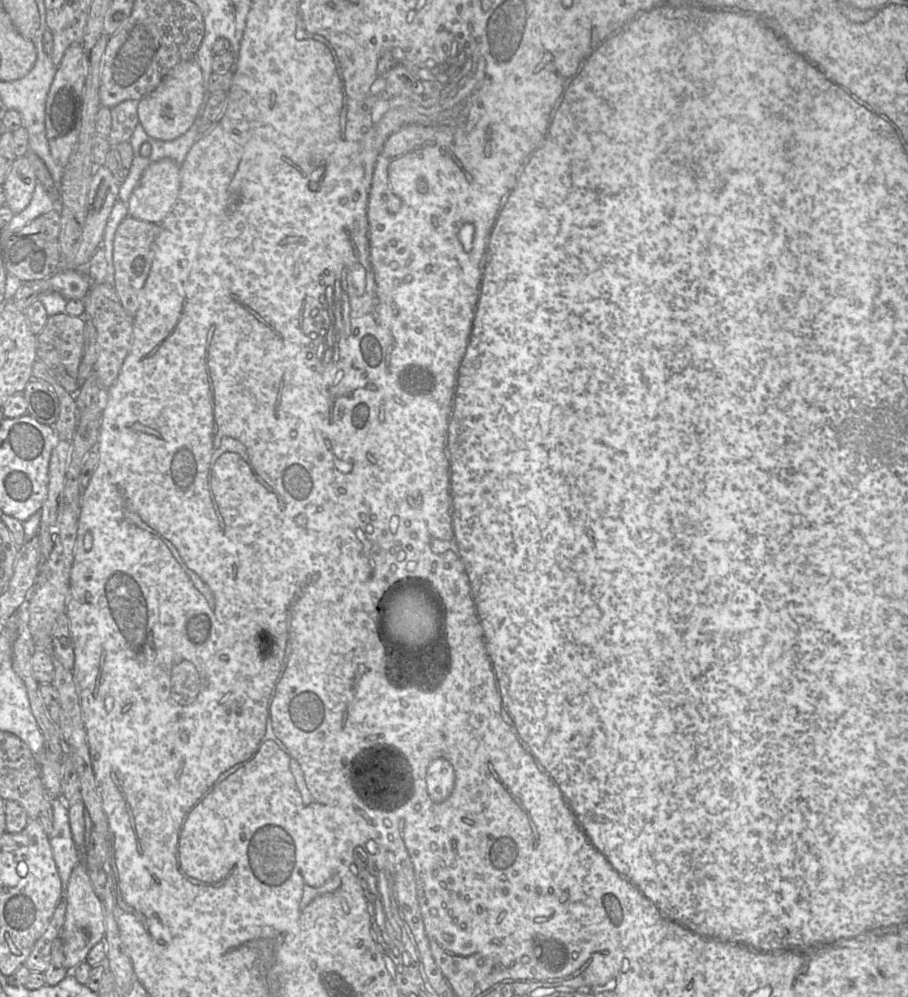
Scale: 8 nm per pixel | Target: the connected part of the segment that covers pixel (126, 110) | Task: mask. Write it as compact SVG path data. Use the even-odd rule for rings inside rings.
M125 100L111 110L112 126L108 135L111 146L131 139L136 125L139 123L137 100Z

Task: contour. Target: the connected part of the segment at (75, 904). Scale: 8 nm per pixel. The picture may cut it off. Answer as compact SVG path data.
M78 863L69 878L66 891L66 917L61 931L65 967L68 973L82 963L92 947L105 938L103 902L94 891L89 871L84 863Z

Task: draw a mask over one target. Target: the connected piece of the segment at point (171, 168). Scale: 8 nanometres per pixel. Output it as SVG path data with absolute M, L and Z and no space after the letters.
M171 158L151 163L127 202L129 215L160 224L178 199L180 166Z

